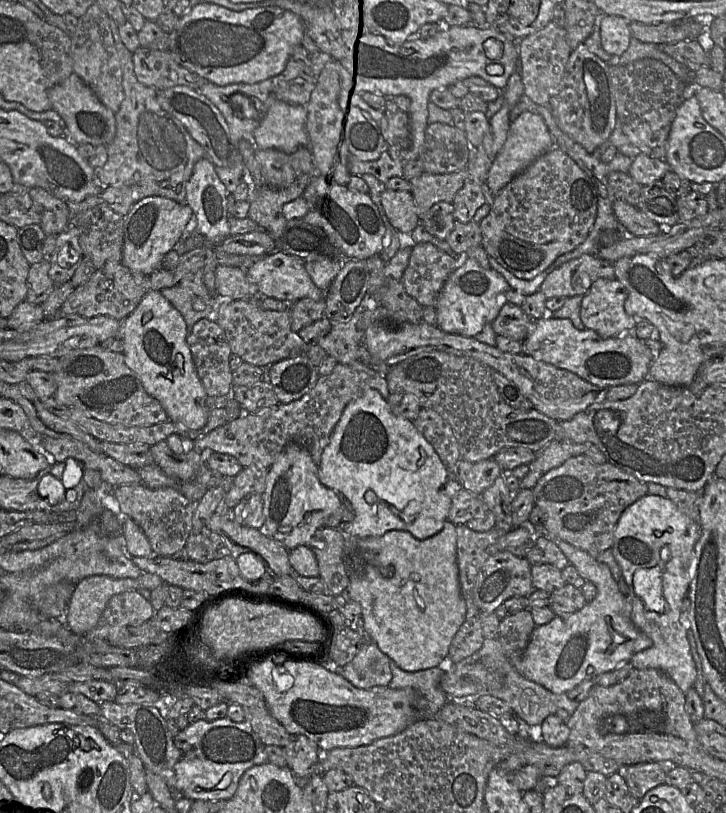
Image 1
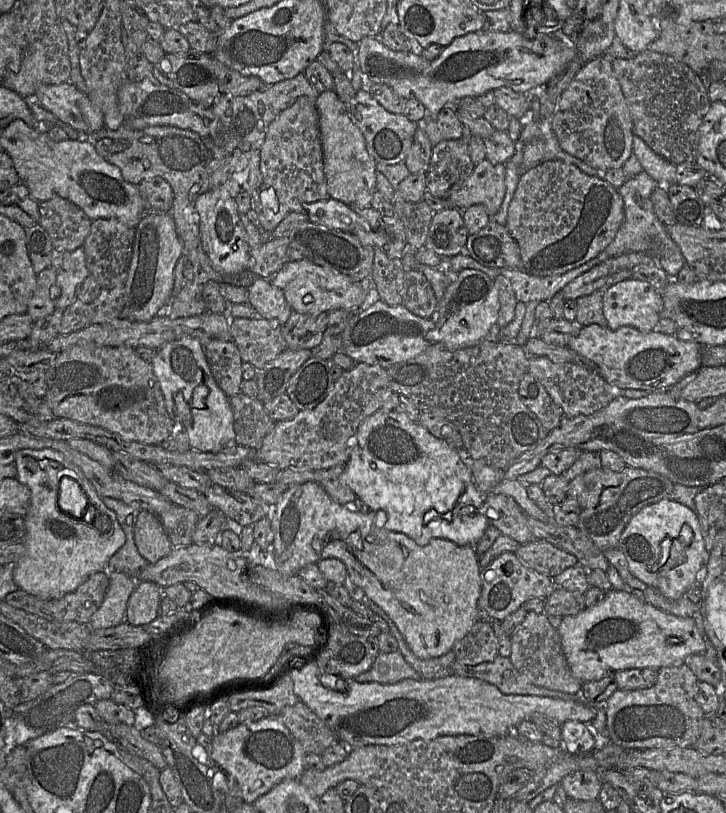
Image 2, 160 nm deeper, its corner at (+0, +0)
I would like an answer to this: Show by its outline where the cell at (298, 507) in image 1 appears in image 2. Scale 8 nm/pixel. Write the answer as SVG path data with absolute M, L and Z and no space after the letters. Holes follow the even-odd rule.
M305 482L289 486L274 506L270 506L269 519L272 524L274 540L270 548L263 549L264 552L260 553L260 565L276 570L283 575L292 576L296 575L303 567L317 563L322 559L335 558L341 560L347 568L348 577L364 590L368 599L379 605L389 615L399 632L403 635L412 653L420 659L436 658L452 650L455 643L464 637L473 624L480 618L478 601L481 593L481 567L479 565L479 554L474 545L460 545L443 538L435 538L426 545L418 545L407 535L384 528L384 512L377 511L377 514L373 512L358 512L354 510L352 506L346 506L335 501L315 482Z

